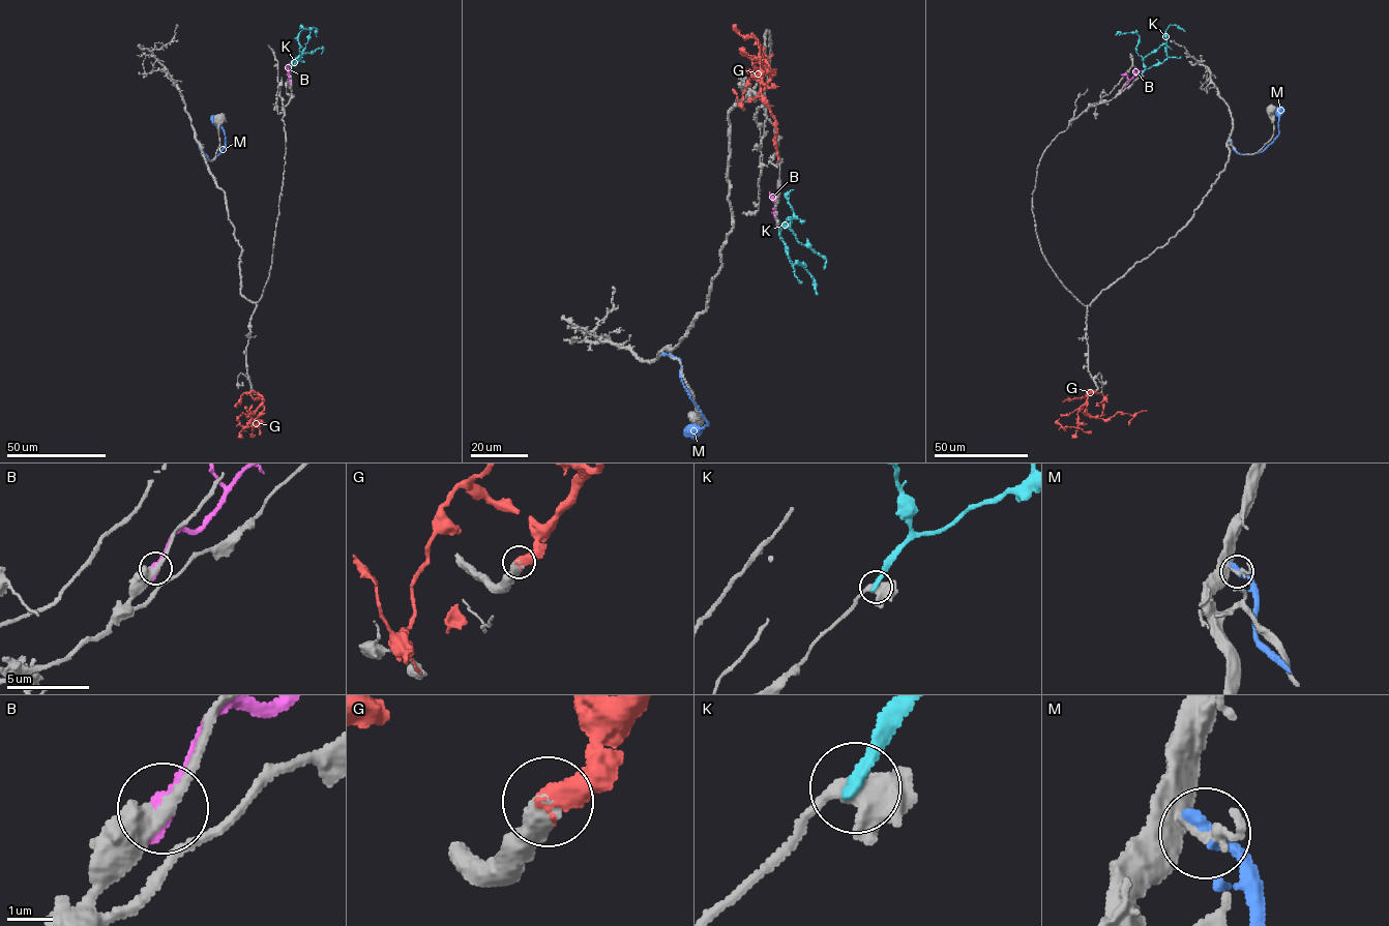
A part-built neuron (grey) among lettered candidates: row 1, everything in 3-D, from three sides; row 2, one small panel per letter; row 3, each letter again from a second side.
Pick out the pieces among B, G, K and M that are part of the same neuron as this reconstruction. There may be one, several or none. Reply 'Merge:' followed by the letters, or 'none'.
Merge: G

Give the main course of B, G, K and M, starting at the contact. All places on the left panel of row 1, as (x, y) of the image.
B: (290, 85), (289, 67)
G: (255, 394), (263, 397), (264, 409), (252, 422), (254, 425), (261, 419), (259, 425), (261, 421)
K: (290, 72), (290, 67), (302, 56), (313, 27), (317, 36)
M: (198, 142), (207, 160), (210, 160), (225, 146), (225, 131), (212, 115)

